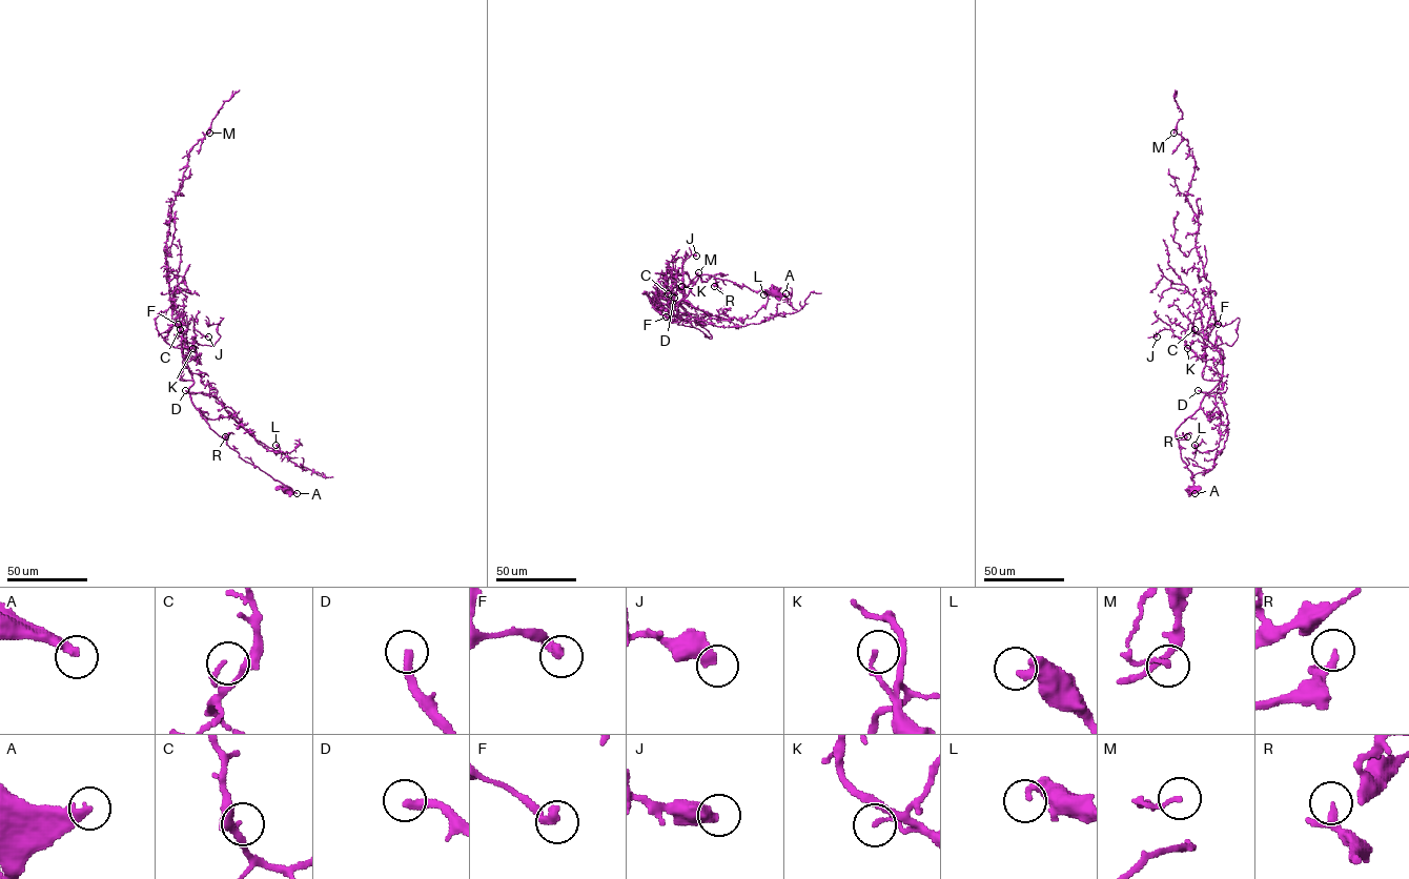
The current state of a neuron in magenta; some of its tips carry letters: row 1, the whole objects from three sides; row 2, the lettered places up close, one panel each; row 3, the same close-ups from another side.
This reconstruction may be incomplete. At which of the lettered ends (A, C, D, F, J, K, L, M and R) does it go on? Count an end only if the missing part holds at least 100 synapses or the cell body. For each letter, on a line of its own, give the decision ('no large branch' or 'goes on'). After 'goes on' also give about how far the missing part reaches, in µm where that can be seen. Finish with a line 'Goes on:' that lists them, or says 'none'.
A: no large branch
C: no large branch
D: goes on | 110 µm
F: no large branch
J: no large branch
K: no large branch
L: no large branch
M: no large branch
R: no large branch
Goes on: D

